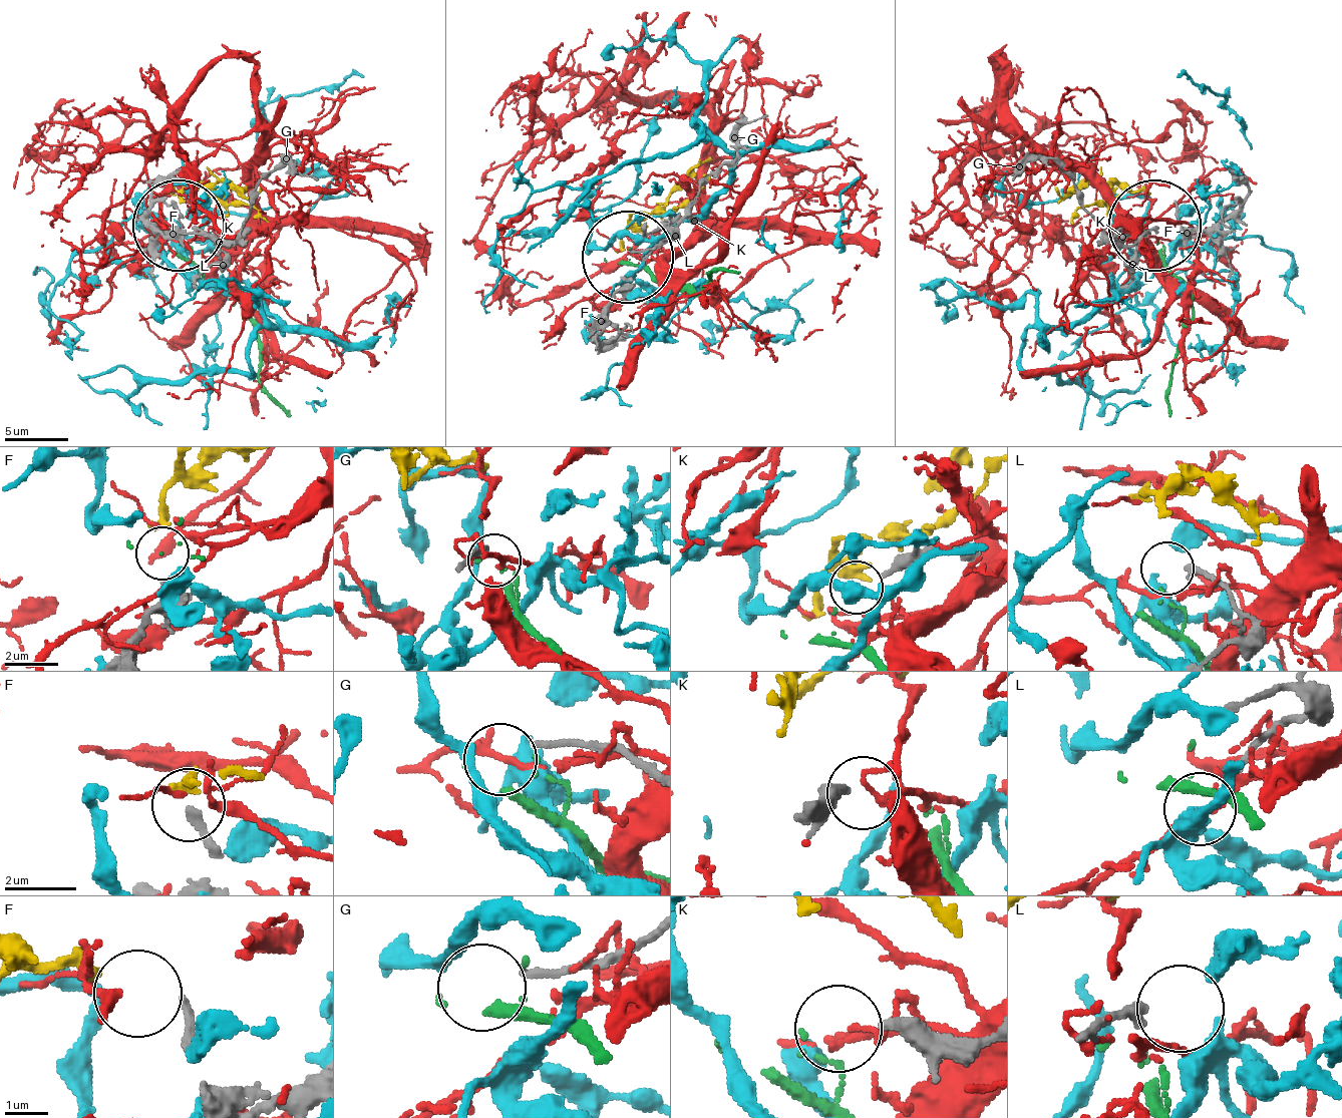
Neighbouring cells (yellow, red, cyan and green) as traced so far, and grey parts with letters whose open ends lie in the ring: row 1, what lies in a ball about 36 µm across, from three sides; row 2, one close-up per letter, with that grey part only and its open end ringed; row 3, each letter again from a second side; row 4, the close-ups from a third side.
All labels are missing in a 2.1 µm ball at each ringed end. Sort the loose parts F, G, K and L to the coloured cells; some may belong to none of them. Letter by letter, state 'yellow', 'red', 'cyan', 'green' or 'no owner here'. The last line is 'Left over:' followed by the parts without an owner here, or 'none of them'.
F: yellow
G: cyan
K: no owner here
L: no owner here
Left over: K, L

